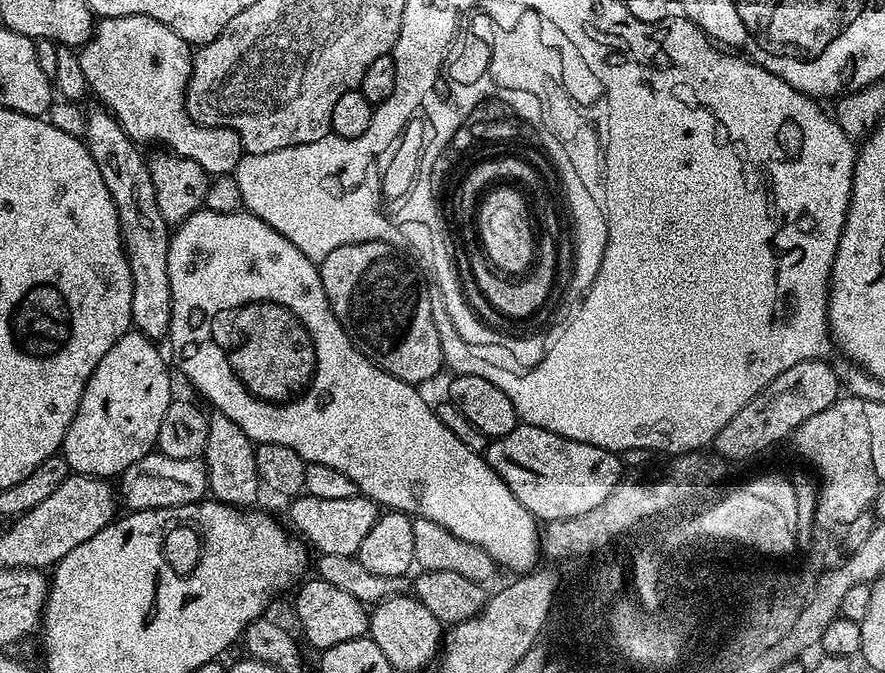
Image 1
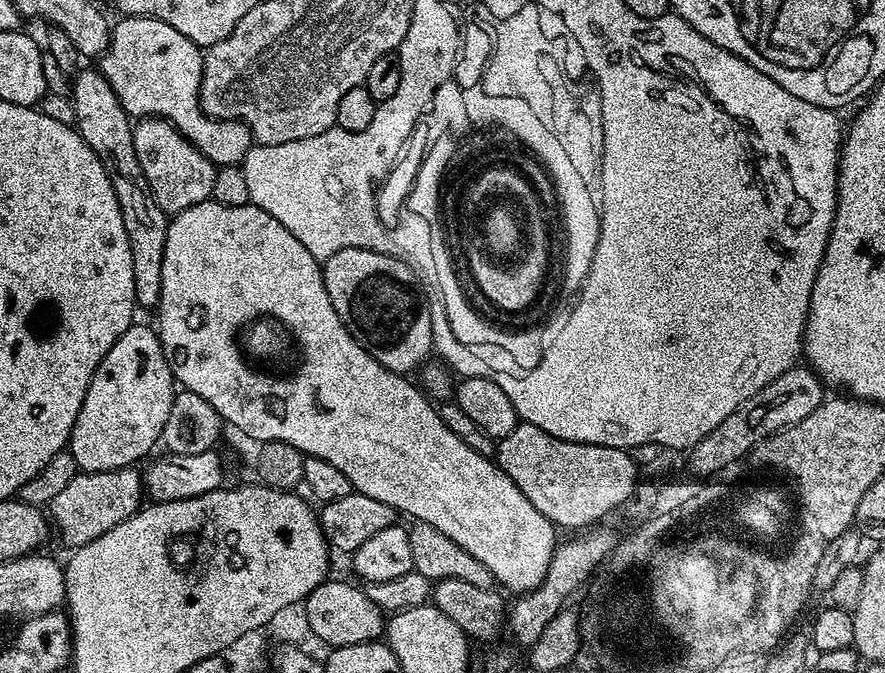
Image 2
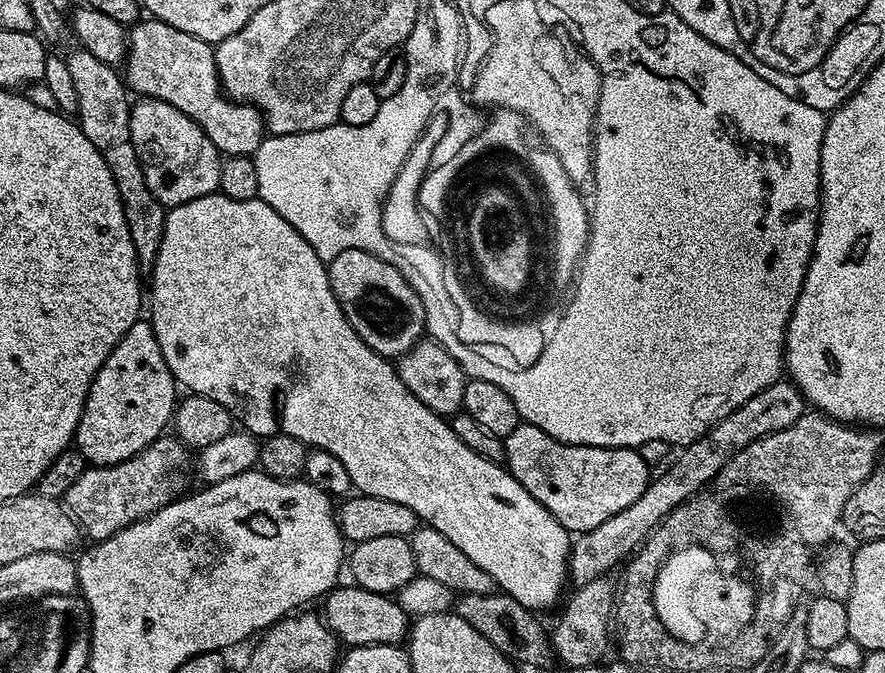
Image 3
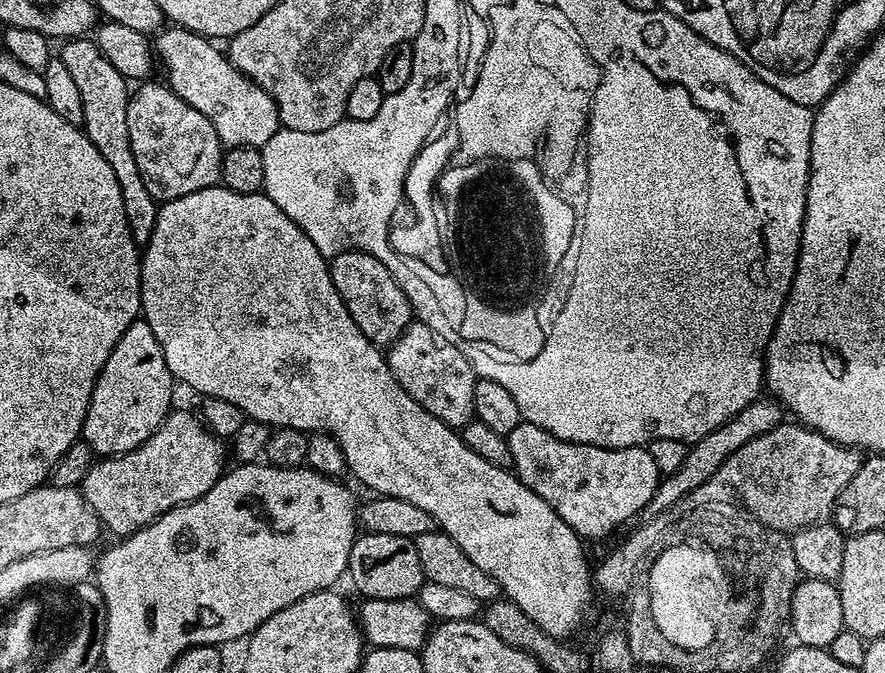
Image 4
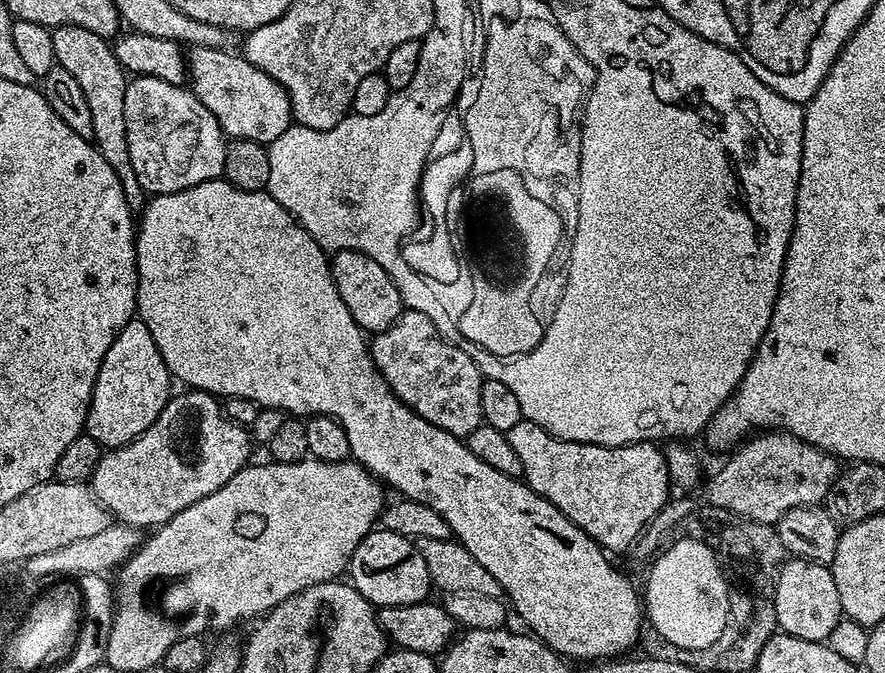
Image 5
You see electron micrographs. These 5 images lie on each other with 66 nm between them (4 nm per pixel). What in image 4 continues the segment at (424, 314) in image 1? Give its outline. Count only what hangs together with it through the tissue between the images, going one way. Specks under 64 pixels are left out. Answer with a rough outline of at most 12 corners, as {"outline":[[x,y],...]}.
{"outline":[[331,257],[334,290],[372,344],[392,345],[414,309],[378,258]]}

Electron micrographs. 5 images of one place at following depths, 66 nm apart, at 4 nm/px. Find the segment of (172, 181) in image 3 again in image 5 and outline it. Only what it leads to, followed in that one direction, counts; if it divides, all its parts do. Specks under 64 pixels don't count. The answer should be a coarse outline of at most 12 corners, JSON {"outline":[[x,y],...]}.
{"outline":[[137,76],[126,146],[145,194],[223,177],[218,118],[184,84]]}

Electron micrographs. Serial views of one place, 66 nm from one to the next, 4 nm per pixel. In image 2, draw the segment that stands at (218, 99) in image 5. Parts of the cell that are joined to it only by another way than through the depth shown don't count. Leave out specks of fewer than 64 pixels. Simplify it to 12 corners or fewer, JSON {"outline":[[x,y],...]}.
{"outline":[[153,16],[110,28],[98,71],[129,117],[243,165],[240,120],[200,108],[204,52]]}

